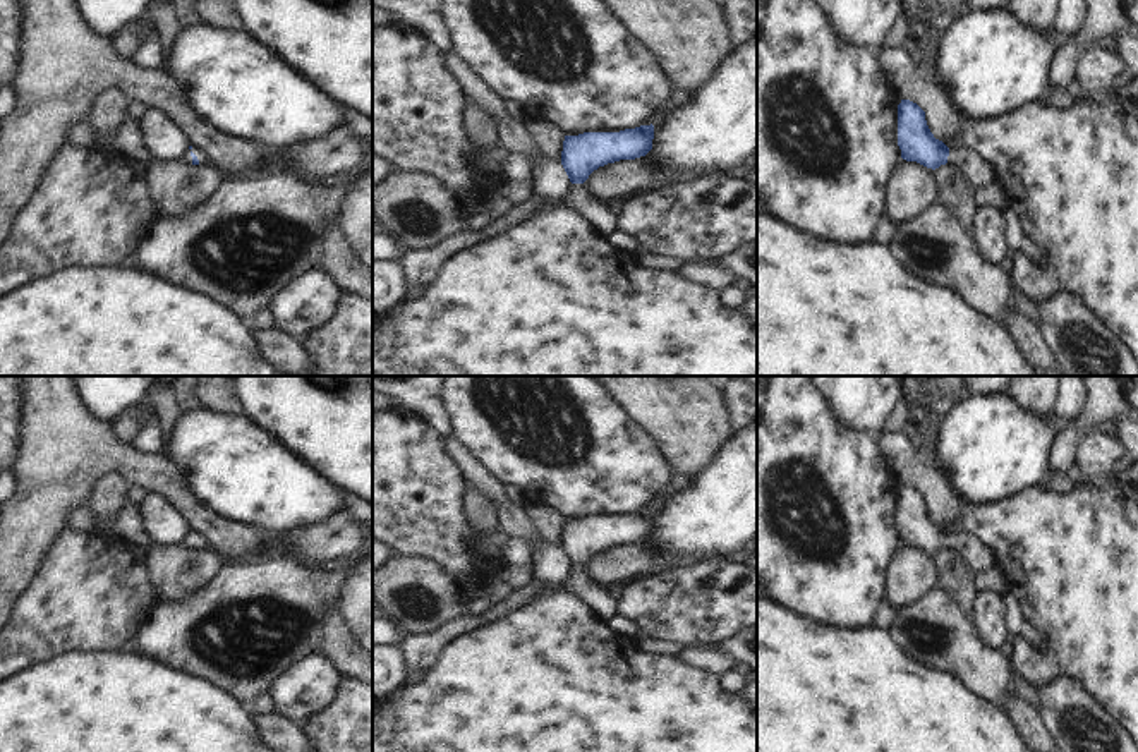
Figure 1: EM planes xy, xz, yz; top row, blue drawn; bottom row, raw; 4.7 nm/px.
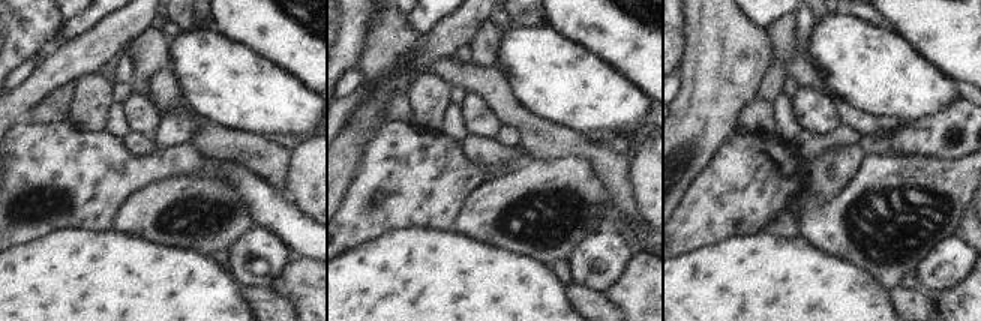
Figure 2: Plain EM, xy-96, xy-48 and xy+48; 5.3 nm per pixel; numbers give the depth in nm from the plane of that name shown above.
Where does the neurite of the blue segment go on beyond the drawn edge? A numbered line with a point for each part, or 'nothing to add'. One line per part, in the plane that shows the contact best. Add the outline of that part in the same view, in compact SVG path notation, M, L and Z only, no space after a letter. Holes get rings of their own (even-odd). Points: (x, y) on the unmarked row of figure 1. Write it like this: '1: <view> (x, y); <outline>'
1: xy (187, 543); M187 532L187 536L182 541L182 544L191 549L192 548L192 541L191 541L192 537L197 541L201 549L208 549L209 548L208 543L196 532L192 532L192 534Z

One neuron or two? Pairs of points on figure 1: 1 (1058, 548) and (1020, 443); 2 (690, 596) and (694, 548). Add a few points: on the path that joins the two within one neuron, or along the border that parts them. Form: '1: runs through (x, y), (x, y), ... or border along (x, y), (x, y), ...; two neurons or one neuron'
1: border along (1039, 479), (998, 502); two neurons
2: border along (732, 557), (690, 562), (654, 572); two neurons

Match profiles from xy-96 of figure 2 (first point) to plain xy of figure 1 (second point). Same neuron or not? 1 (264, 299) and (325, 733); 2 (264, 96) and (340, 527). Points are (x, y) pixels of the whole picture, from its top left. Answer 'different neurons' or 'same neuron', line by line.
1: different neurons
2: different neurons

